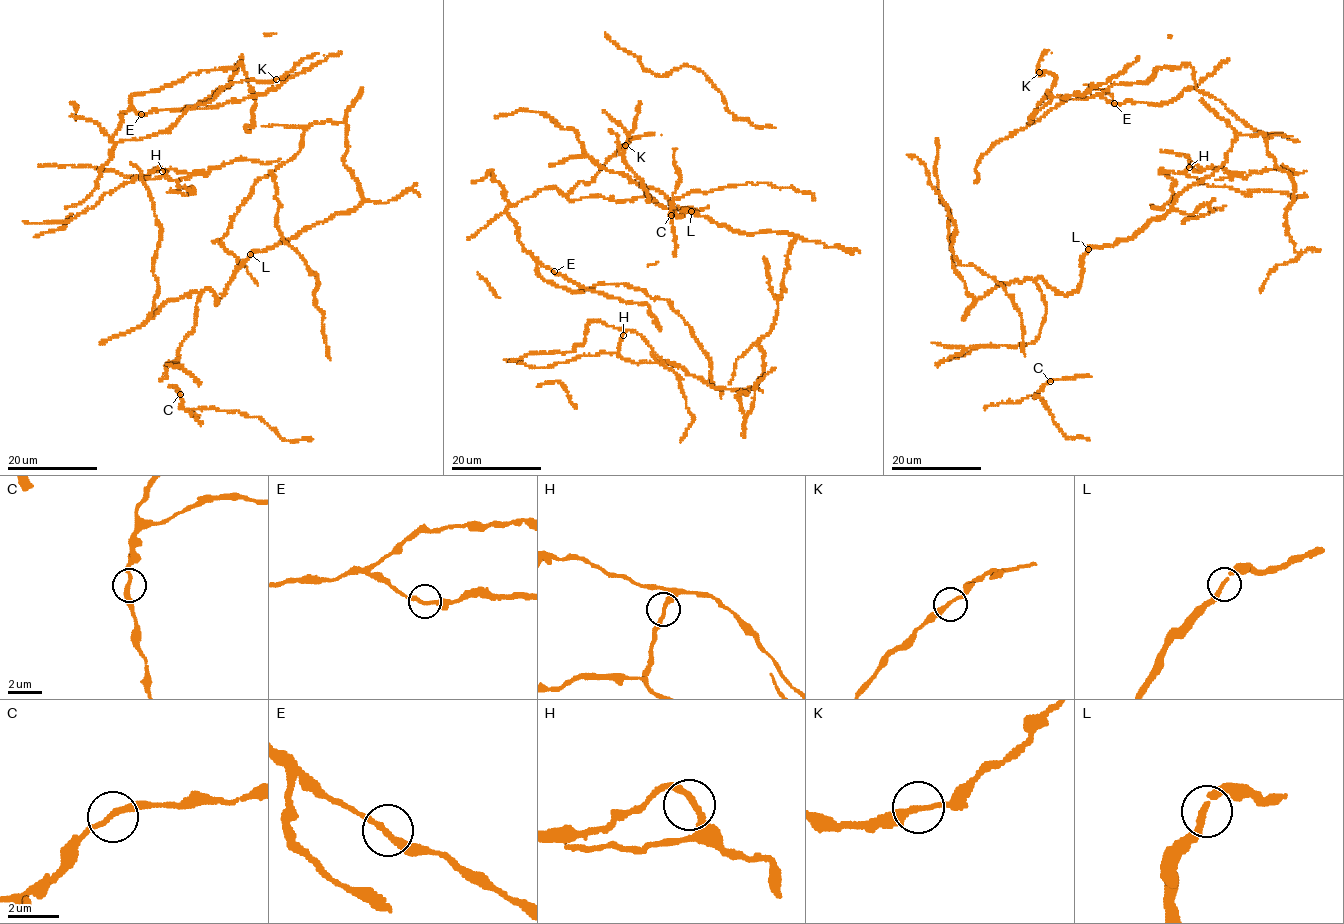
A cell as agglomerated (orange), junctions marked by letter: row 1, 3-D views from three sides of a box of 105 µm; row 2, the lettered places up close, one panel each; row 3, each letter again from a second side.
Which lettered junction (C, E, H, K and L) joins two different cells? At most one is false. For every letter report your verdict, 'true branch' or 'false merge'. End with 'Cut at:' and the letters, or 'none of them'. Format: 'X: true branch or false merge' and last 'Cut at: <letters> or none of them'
C: true branch
E: true branch
H: true branch
K: true branch
L: true branch
Cut at: none of them

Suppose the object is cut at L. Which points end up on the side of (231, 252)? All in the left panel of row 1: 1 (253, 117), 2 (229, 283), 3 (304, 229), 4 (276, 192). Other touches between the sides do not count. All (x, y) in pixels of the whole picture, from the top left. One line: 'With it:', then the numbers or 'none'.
With it: 3

